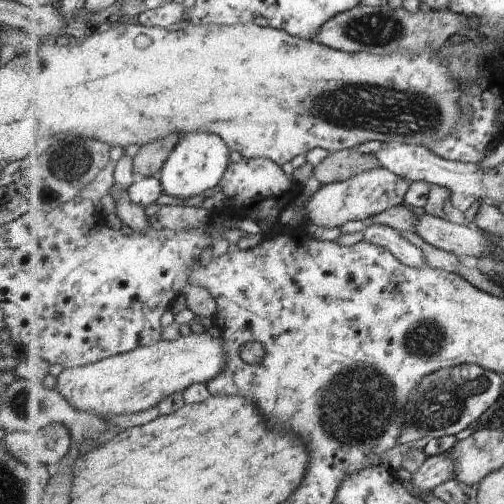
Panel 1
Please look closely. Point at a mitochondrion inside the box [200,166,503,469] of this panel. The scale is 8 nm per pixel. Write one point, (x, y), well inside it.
(445, 399)

